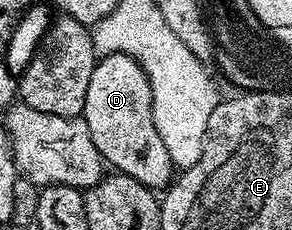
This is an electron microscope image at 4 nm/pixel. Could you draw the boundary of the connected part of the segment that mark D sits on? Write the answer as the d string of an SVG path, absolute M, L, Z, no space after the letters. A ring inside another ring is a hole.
M108 53L95 64L92 79L88 83L88 95L84 99L82 117L88 123L92 143L96 143L102 160L107 166L114 165L110 167L136 179L151 191L158 191L158 188L161 190L171 184L172 166L168 147L164 147L164 139L160 139L160 131L156 131L156 123L152 119L152 87L136 59L123 53Z

